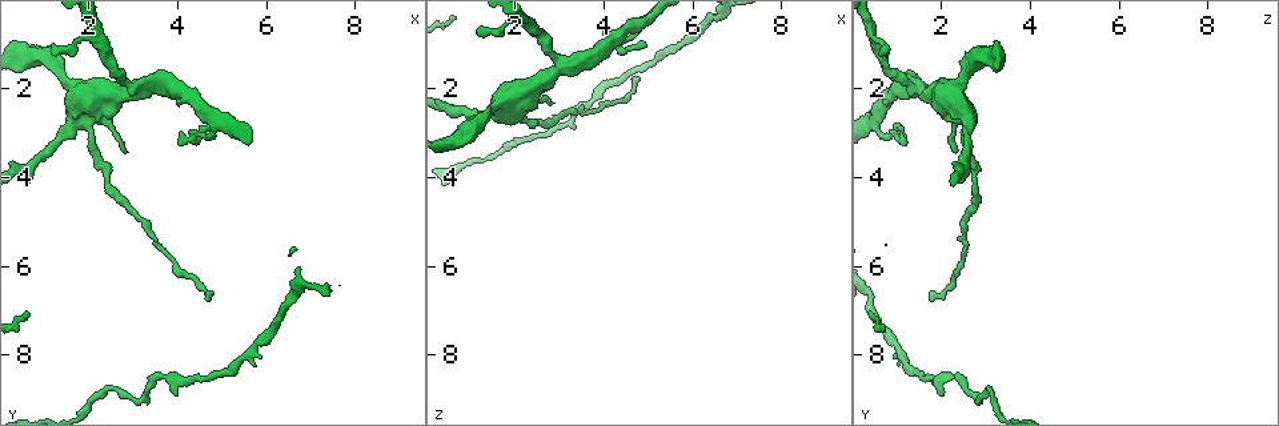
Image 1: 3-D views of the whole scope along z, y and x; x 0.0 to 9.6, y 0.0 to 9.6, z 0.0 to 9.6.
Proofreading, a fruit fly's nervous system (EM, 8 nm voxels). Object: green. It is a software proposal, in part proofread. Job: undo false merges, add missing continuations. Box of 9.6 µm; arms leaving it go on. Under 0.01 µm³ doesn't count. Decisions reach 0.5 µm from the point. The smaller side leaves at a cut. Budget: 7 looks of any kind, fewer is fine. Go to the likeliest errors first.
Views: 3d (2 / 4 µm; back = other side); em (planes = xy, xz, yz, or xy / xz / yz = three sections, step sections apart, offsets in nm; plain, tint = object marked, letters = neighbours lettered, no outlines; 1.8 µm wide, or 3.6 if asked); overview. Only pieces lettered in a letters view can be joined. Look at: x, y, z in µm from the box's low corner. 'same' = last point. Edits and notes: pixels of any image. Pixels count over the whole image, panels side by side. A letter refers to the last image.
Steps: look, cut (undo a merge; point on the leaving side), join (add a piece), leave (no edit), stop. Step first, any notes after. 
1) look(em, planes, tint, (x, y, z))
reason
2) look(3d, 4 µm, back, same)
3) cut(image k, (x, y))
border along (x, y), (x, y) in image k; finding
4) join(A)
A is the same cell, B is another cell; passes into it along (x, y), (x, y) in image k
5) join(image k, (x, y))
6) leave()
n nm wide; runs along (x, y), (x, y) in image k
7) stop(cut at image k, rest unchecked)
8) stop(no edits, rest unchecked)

look(em, planes, letters, (4.10, 3.00, 1.15))
tapers out

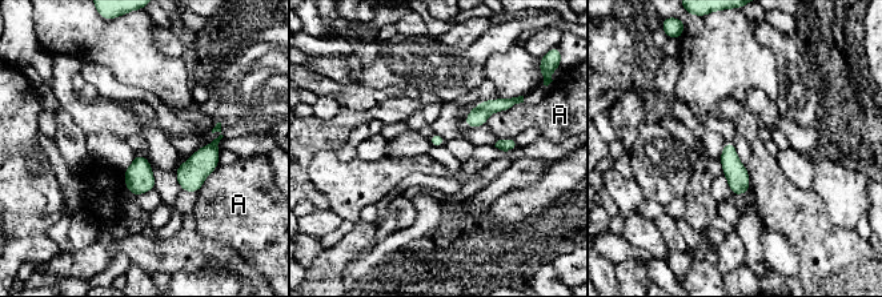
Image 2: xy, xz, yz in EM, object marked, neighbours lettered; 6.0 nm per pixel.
leave()
80 nm wide; A touches over 260 nm; A is another cell; none of them fits

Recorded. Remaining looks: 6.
look(3d, 4 µm, (1.20, 0.95, 0.80))

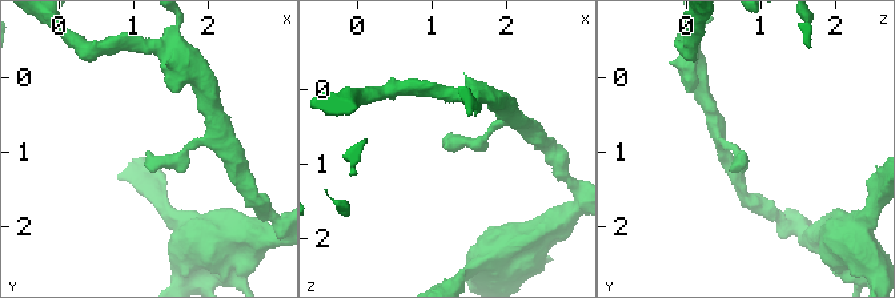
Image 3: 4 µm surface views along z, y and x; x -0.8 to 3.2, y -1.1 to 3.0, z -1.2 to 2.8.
look(em, planes, plain, (1.20, 1.00, 0.80))

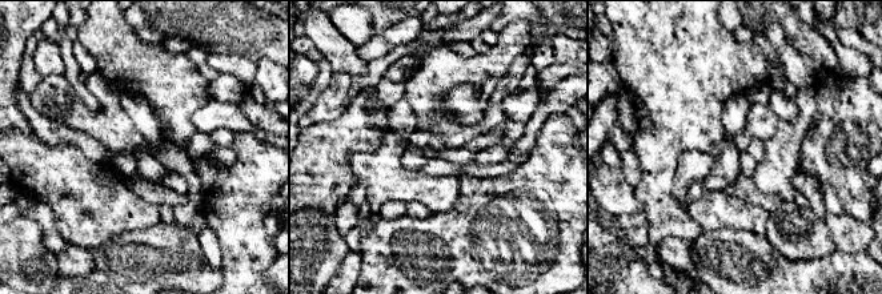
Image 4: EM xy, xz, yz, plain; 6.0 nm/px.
look(em, planes, letters, same)
see the neighbours

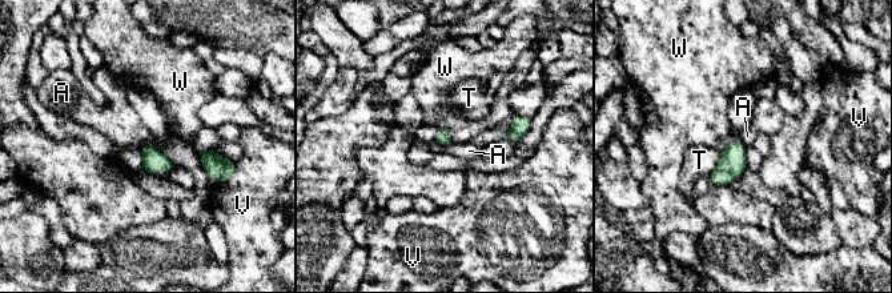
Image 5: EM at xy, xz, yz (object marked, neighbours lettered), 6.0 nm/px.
leave()
A, T, V and W are other cells; border along (139, 147), (152, 144), (176, 167) in image 5; no lettered piece goes on from it

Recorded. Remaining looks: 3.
look(3d, 4 µm, (1.75, 2.30, 2.35))
four-way junction

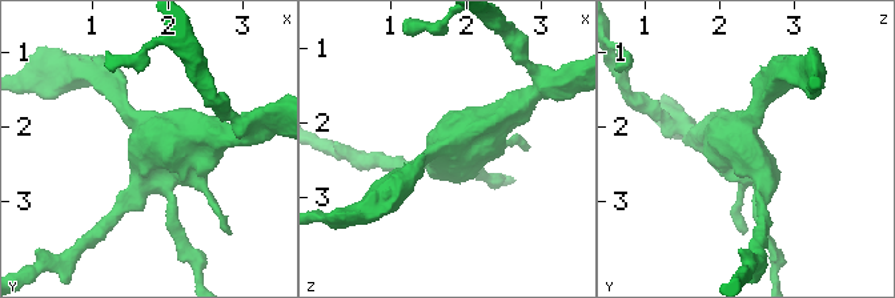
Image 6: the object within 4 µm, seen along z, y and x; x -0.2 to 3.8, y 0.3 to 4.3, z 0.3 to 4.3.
look(em, xz, step 16, letters, (1.80, 2.30, 2.30))
need the tissue

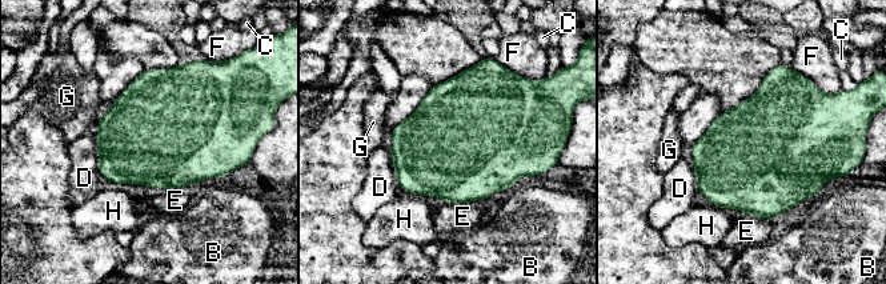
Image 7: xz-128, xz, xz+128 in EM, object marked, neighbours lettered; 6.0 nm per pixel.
leave()
D touches over 240 nm; B, C, D, E, F, G and H are other cells; border along (472, 202), (446, 204) in image 7; continuous, no second neuron

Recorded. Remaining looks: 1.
stop(no edits, rest unchecked)

